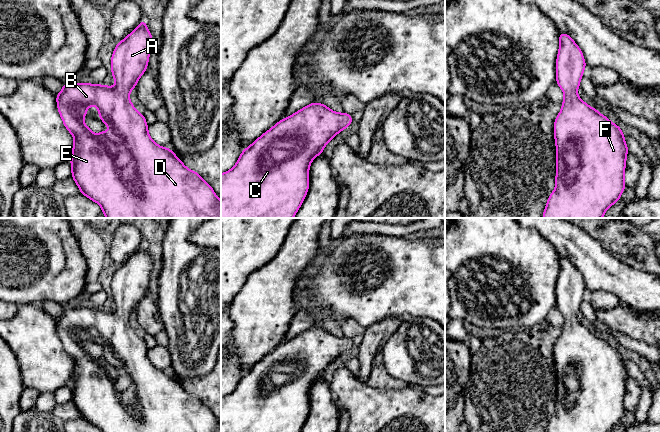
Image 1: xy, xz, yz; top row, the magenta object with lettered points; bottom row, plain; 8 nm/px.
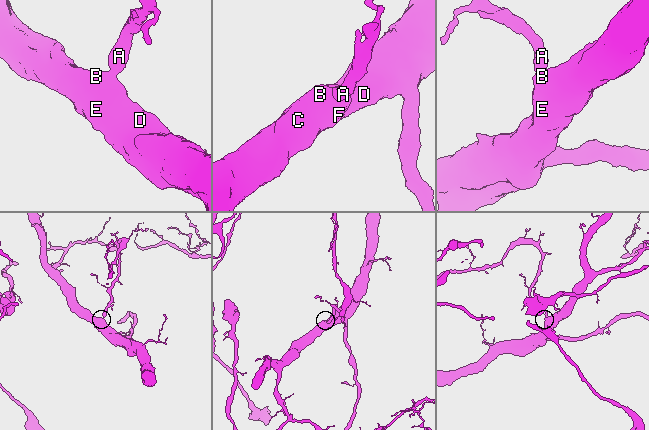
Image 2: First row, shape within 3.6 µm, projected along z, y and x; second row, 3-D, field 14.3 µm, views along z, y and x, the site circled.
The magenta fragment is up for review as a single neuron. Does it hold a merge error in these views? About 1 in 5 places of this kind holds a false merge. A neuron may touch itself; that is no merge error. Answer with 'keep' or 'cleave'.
keep

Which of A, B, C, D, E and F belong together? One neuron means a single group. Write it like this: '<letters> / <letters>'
A B C D E F

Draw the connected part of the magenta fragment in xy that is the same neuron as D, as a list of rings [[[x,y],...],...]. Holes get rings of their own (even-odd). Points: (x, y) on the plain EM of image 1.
[[[143,243],[134,255],[124,262],[121,266],[117,267],[112,282],[111,282],[111,294],[112,301],[116,305],[115,311],[110,311],[99,308],[73,308],[66,305],[63,309],[63,313],[59,318],[56,318],[57,332],[59,338],[63,344],[65,352],[73,359],[74,369],[72,373],[72,380],[70,383],[72,398],[71,401],[79,411],[80,417],[84,418],[87,422],[98,427],[101,432],[221,432],[221,425],[218,423],[212,411],[195,395],[192,395],[184,390],[183,386],[172,376],[171,372],[165,372],[157,369],[148,358],[148,348],[143,338],[138,336],[130,325],[129,318],[132,313],[137,309],[137,306],[141,299],[147,295],[147,288],[152,272],[153,261],[147,252],[146,244]],[[90,329],[95,329],[99,334],[98,341],[111,352],[110,356],[102,355],[95,359],[84,347],[83,342],[87,339],[87,333]]]

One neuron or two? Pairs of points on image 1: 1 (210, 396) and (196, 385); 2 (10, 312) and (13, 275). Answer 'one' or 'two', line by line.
1: one
2: two

